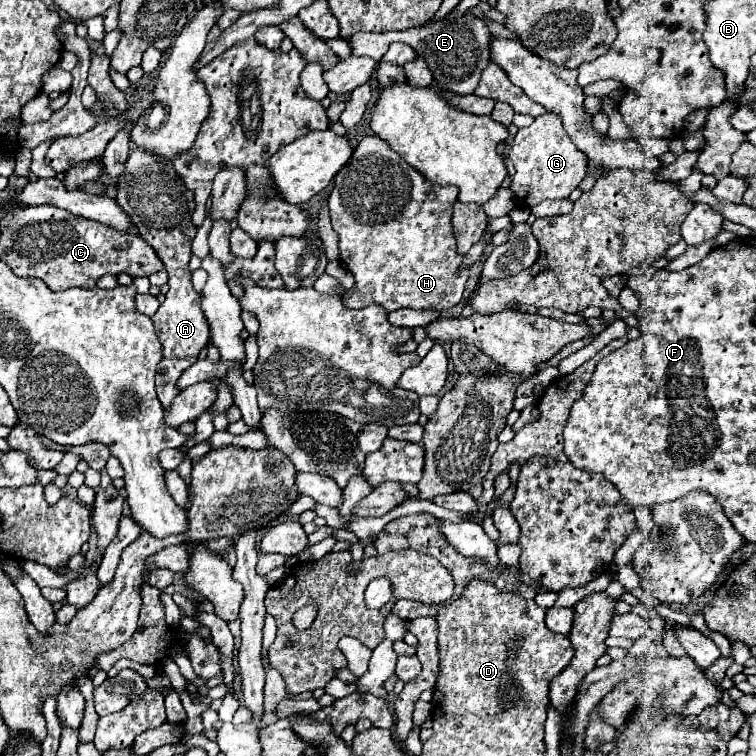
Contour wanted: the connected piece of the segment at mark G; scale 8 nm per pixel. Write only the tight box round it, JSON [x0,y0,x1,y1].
[508,112,588,206]

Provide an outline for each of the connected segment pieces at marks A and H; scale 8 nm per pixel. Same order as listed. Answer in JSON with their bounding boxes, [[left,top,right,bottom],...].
[[116,148,210,408],[328,136,468,312]]

